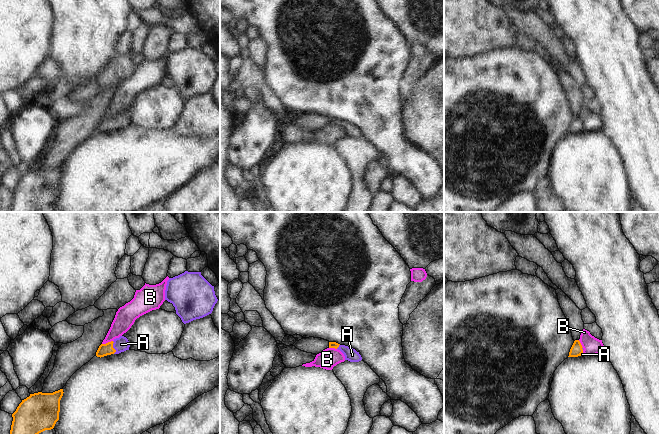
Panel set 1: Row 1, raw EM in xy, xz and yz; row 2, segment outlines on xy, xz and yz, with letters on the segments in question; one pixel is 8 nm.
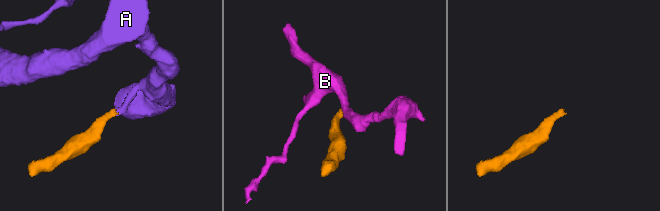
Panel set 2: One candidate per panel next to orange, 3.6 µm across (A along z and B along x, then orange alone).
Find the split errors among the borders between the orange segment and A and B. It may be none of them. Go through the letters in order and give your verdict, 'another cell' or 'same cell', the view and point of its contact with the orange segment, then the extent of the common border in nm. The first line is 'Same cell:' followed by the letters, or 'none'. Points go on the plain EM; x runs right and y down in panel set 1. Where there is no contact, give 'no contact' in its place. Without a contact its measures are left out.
Same cell: A
A: same cell; contact xy (112, 123); length 110 nm
B: another cell; contact xy (108, 118); length 90 nm

